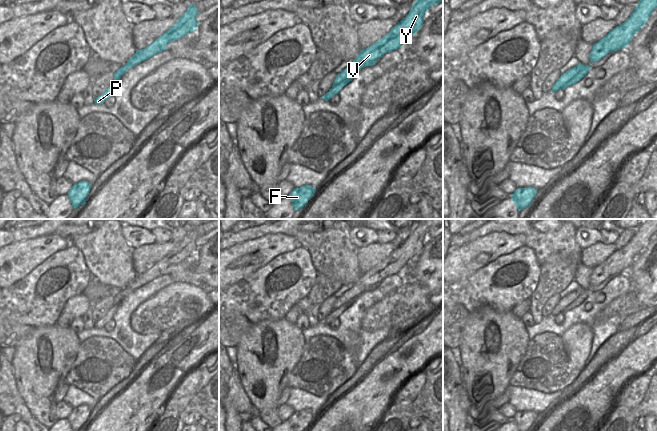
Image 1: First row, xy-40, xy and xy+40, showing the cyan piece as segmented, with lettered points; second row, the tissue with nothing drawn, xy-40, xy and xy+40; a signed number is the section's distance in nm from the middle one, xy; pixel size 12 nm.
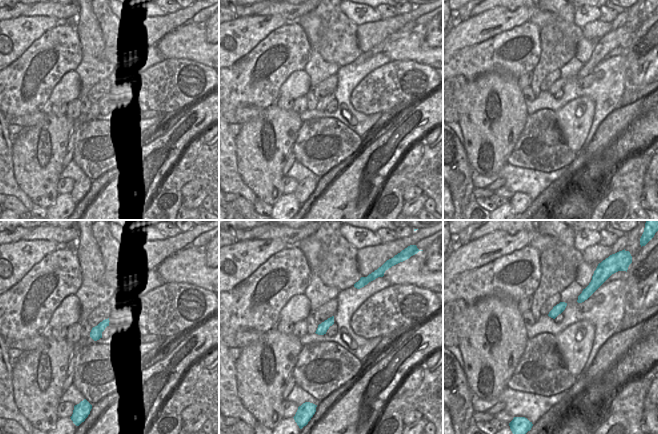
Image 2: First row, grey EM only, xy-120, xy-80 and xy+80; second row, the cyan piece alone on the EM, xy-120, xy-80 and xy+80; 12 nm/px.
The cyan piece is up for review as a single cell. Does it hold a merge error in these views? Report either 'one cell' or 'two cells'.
one cell

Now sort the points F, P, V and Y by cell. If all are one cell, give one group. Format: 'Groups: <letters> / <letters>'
Groups: F P V Y

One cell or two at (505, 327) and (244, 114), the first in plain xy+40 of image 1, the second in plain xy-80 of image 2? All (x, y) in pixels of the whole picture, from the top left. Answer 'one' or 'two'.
two

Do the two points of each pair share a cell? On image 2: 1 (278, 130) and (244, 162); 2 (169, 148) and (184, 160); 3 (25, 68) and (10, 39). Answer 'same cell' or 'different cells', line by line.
1: same cell
2: different cells
3: different cells

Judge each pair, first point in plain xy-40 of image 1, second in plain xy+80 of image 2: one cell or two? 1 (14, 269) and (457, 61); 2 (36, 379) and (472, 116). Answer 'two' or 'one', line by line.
1: two
2: one

